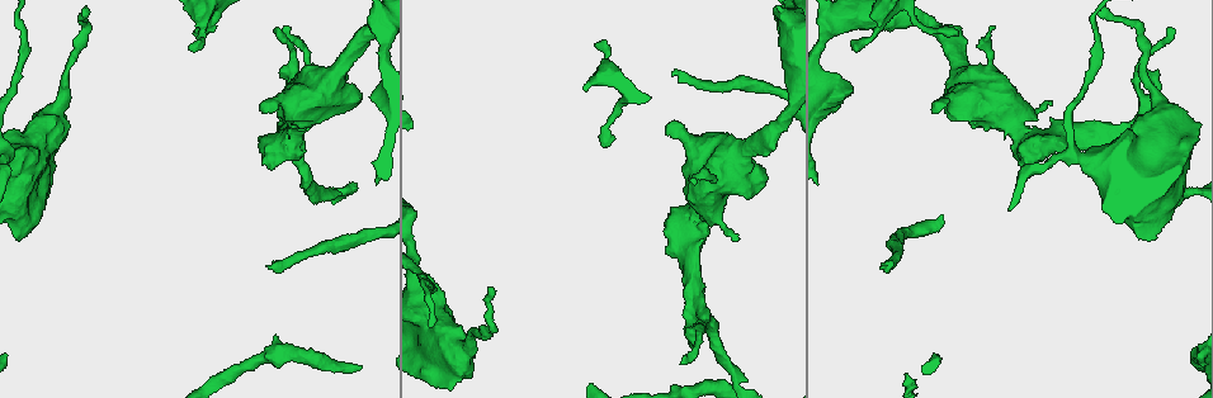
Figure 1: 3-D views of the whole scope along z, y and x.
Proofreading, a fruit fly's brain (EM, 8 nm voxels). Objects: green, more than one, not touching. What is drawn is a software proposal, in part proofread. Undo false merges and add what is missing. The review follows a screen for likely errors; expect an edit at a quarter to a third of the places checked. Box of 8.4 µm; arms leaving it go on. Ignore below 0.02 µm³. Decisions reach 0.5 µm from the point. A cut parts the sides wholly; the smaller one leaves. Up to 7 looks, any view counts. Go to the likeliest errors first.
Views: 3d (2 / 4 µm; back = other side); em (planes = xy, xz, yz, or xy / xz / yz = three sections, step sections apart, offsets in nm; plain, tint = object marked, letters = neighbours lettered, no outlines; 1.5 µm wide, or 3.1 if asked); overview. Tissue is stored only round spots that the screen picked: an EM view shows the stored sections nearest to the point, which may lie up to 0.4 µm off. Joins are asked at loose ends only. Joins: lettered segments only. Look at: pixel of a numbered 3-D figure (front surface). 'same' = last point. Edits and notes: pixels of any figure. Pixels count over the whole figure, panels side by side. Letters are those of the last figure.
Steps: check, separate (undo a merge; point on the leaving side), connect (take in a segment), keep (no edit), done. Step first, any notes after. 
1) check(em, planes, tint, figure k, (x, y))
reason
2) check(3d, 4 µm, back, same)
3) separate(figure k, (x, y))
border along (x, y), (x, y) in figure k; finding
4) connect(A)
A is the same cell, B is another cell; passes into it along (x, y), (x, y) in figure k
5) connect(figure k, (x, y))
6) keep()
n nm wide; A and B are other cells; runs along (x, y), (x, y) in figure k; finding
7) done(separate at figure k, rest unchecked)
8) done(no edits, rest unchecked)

check(3d, 2 µm, back, figure 1, (266, 266))
an open end

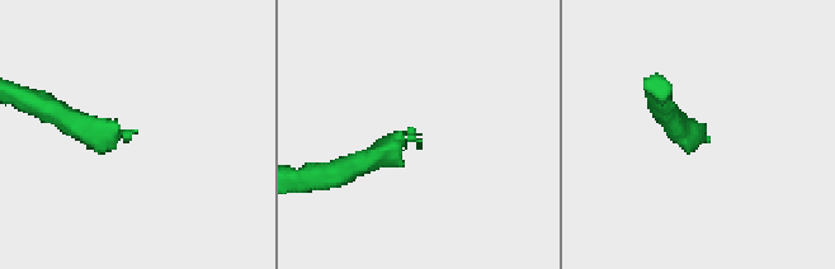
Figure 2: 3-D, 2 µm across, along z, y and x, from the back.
check(em, planes, tint, figure 2, (695, 130))

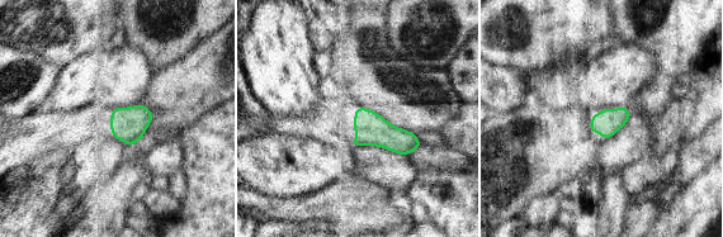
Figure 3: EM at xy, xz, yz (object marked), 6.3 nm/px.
check(em, planes, letters, same)
see the neighbours

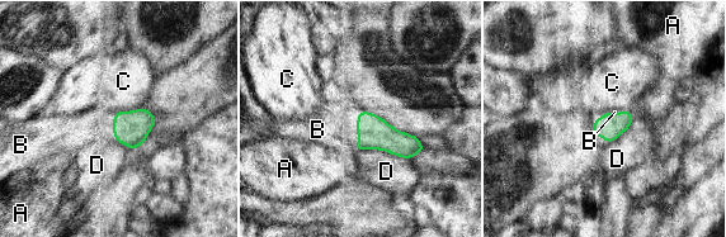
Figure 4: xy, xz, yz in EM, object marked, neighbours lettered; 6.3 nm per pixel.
connect(B)
B is the same cell, A, C and D are other cells; passes into it along (375, 133), (359, 140), (321, 132) in figure 4; the cell continues

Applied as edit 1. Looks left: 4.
check(overview)

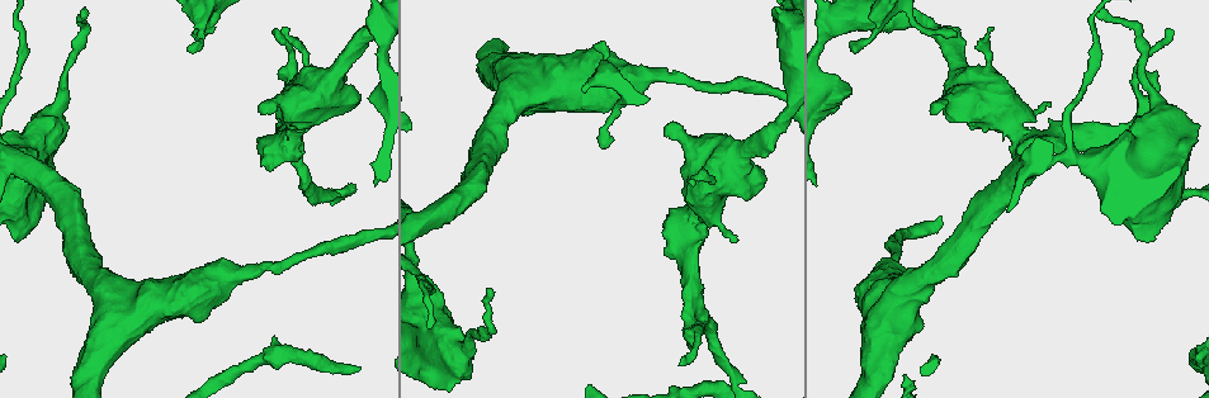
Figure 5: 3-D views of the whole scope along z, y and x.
check(em, planes, letters, figure 5, (1049, 102))
stops while still wide

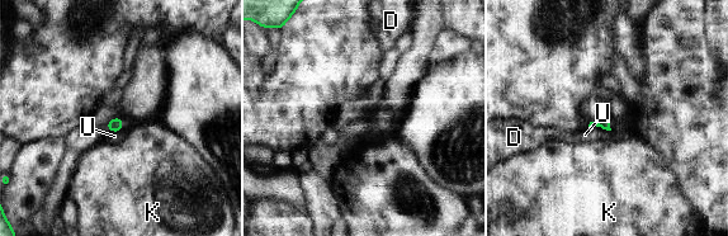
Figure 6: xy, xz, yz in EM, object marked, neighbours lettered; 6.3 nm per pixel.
keep()
U touches over 100 nm; D, K and U are other cells; none of them fits

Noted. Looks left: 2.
check(3d, 4 µm, figure 5, (851, 51))
thin end

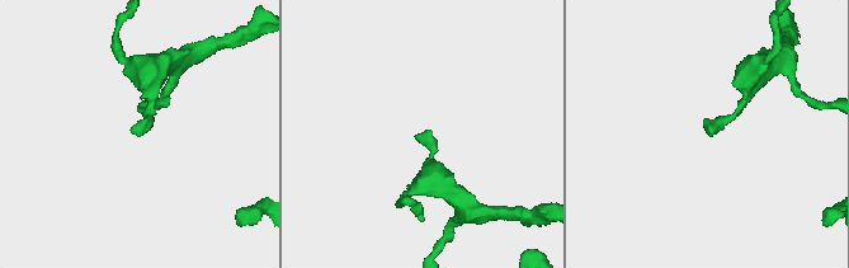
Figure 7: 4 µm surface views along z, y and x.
check(em, yz, step 4, letters, figure 7, (710, 129))
shape alone is not enough

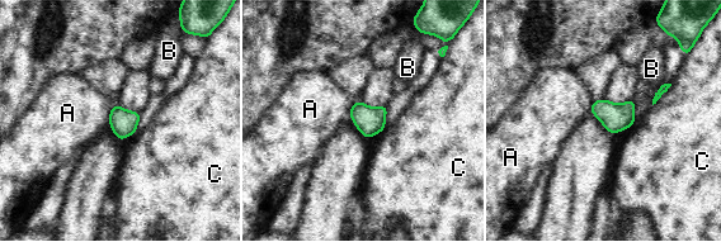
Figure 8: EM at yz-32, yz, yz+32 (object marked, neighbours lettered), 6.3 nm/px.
keep()
A, B and C are other cells; border along (113, 104), (109, 112), (108, 126) in figure 8; none of them fits

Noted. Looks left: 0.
done(connect at figure 4, rest unchecked)

